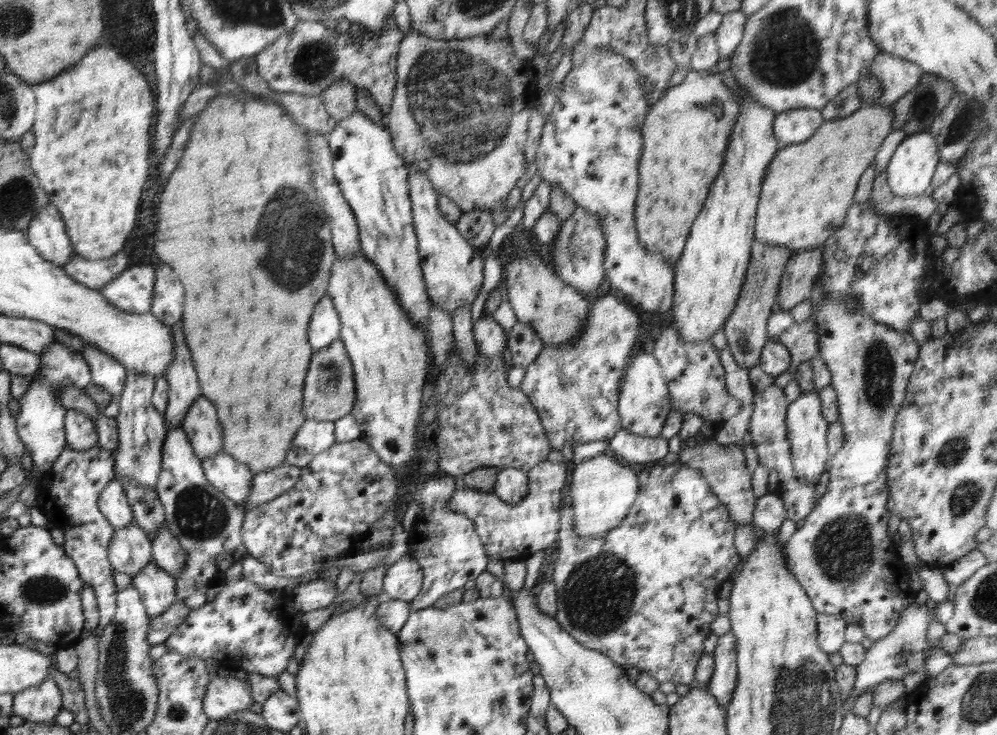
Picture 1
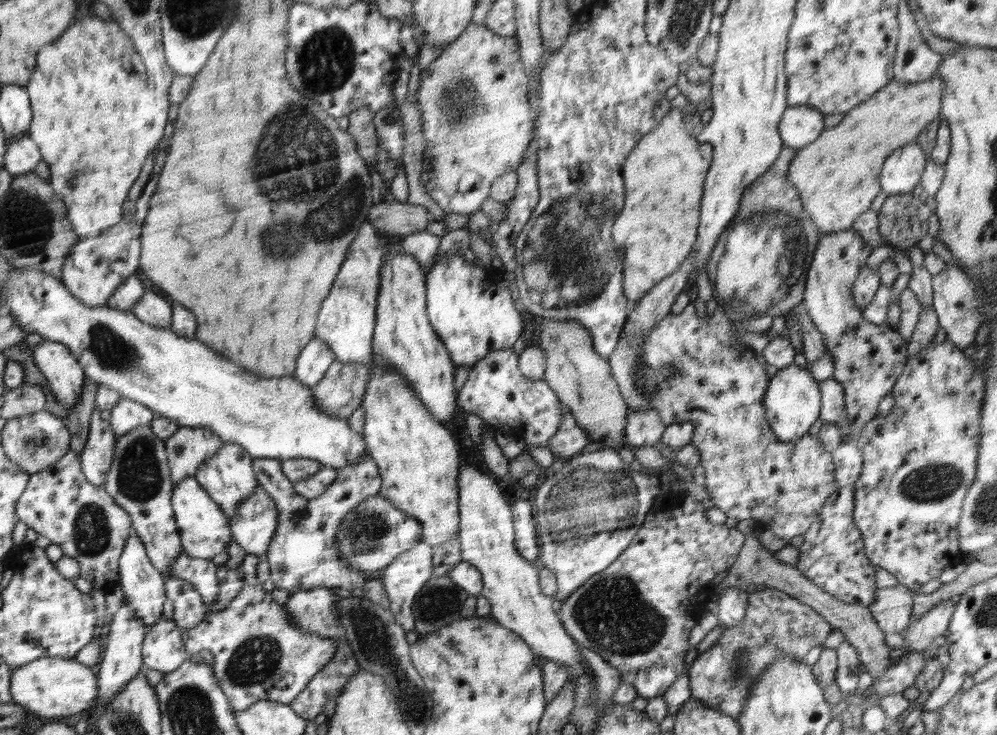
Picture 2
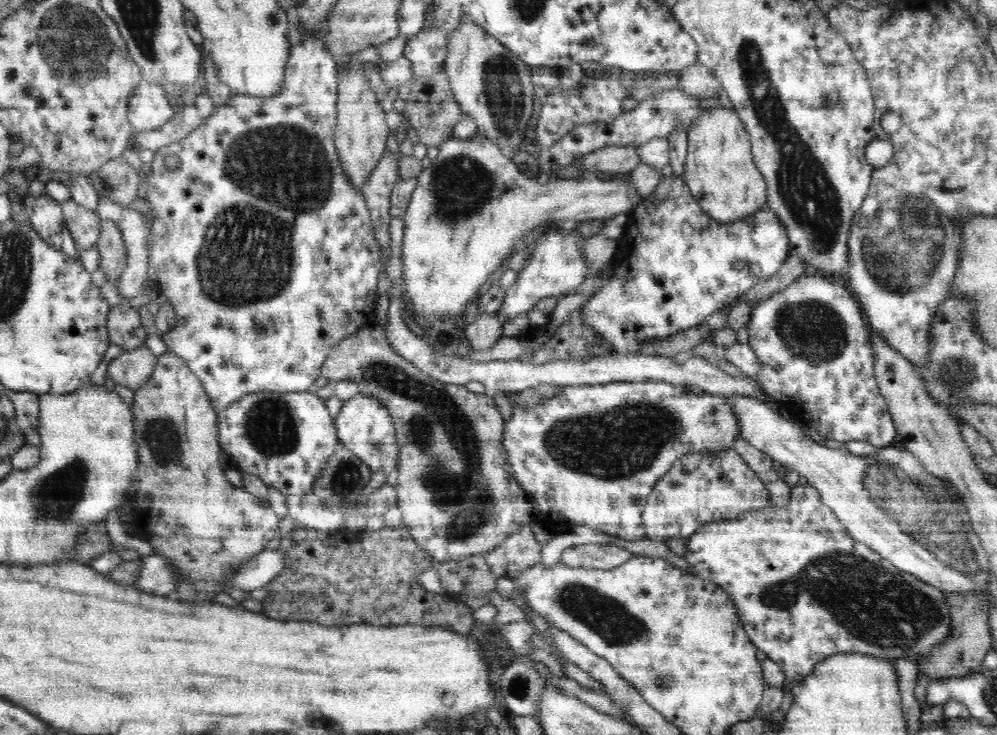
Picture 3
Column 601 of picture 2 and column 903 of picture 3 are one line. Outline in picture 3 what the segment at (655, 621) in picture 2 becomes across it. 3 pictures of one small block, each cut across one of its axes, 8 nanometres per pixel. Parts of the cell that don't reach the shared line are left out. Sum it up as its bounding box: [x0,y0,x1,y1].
[683,485,951,684]

